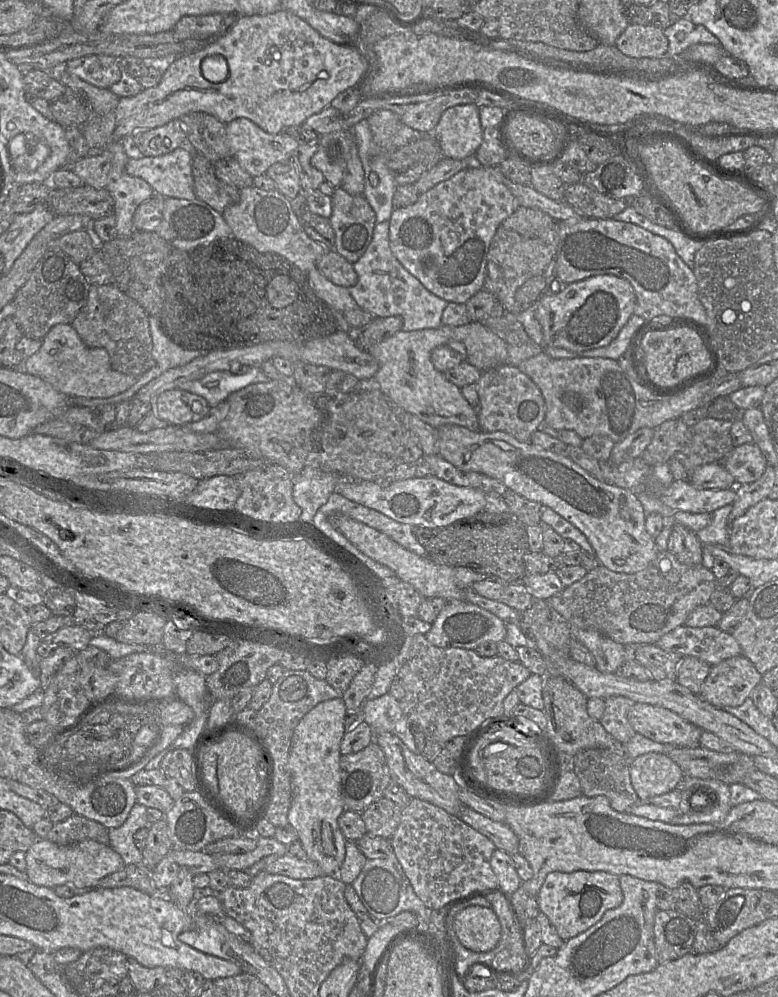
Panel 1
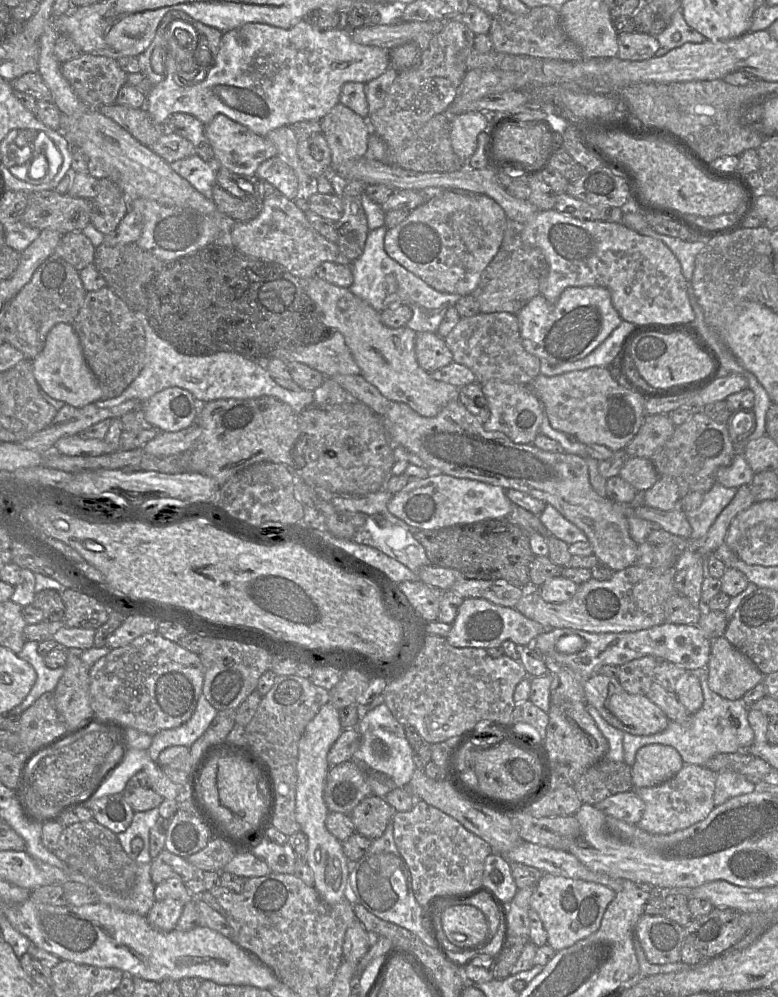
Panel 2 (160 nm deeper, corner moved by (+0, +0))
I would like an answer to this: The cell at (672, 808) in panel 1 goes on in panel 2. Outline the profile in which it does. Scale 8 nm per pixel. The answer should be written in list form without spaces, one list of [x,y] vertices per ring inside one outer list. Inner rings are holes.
[[[632,789],[607,797],[595,804],[602,812],[630,824],[637,824],[643,815],[645,804]]]

